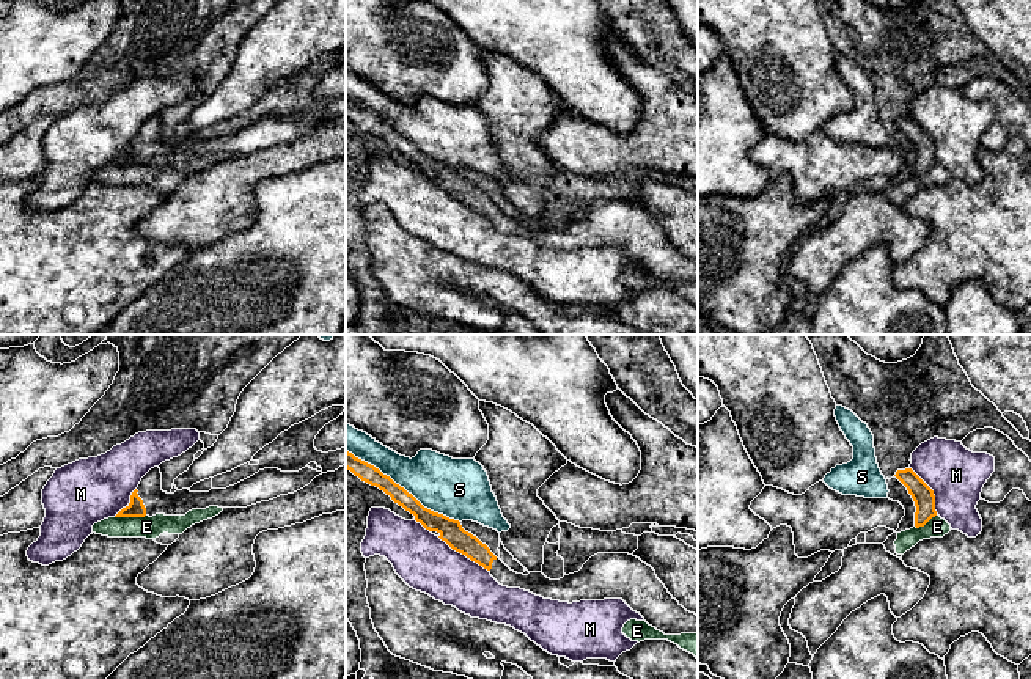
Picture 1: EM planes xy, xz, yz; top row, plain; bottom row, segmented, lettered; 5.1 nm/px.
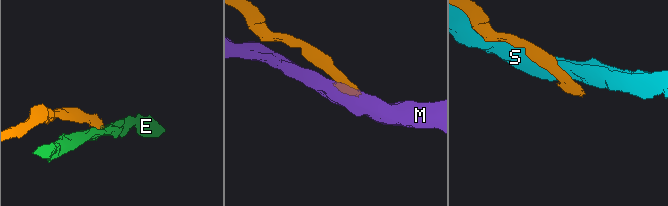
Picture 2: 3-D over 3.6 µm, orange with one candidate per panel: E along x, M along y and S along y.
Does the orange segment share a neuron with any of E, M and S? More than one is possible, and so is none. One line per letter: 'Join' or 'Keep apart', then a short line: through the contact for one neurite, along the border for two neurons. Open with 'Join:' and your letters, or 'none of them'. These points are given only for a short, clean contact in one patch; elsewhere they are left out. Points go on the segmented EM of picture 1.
Join: none of them
E: Keep apart. Line: xy (145, 514), (115, 517)
M: Keep apart
S: Keep apart

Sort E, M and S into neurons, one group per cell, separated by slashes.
E / M / S

